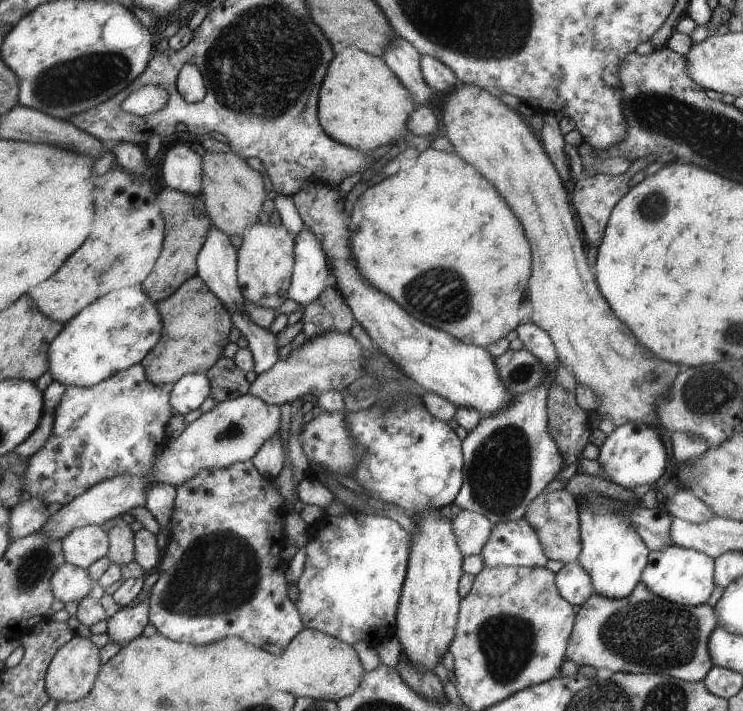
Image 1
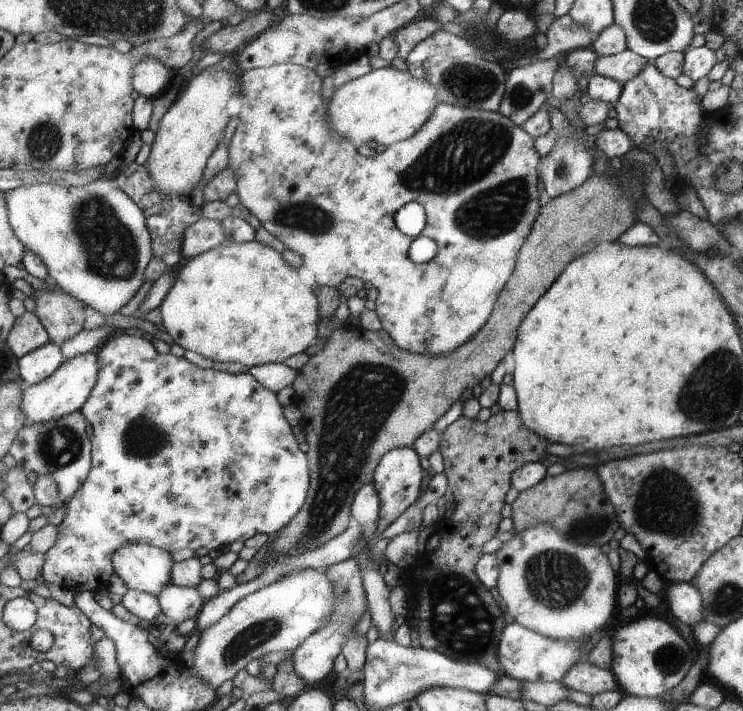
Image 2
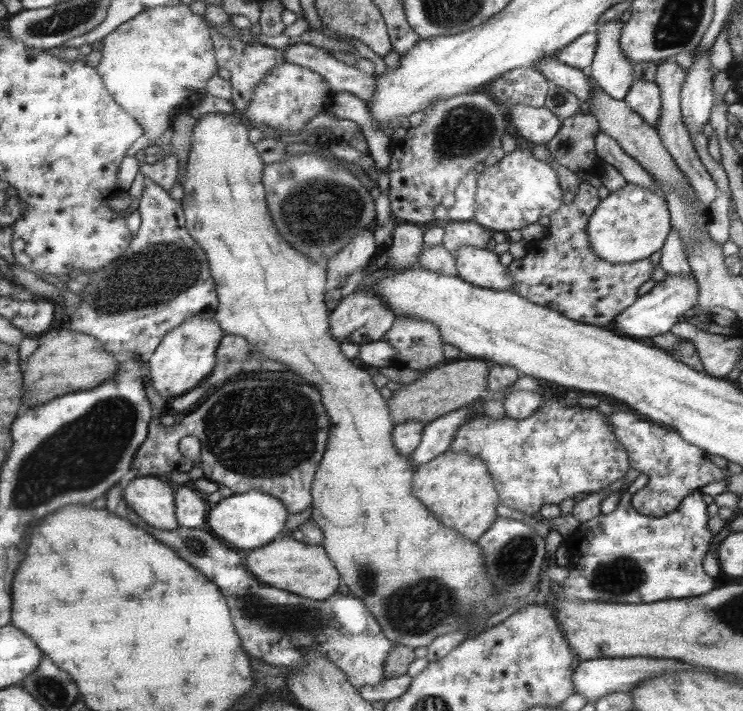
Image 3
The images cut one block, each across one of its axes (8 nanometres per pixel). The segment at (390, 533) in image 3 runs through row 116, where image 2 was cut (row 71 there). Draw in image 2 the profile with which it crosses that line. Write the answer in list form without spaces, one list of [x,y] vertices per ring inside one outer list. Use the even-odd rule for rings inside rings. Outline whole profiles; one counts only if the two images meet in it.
[[[222,55],[219,62],[205,67],[187,80],[179,96],[159,121],[159,129],[150,145],[146,166],[154,187],[168,195],[185,194],[202,178],[206,160],[218,146],[223,128],[229,122],[227,100],[237,88],[235,62],[230,55]]]

